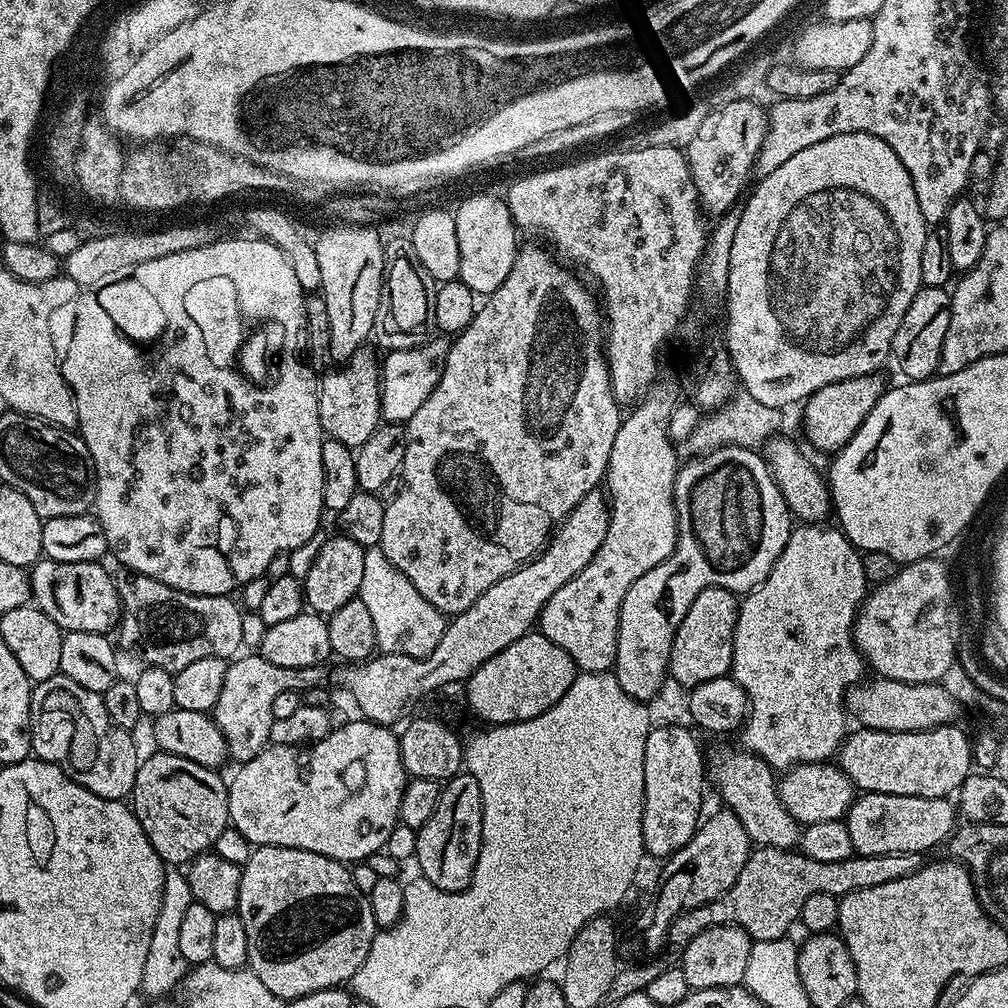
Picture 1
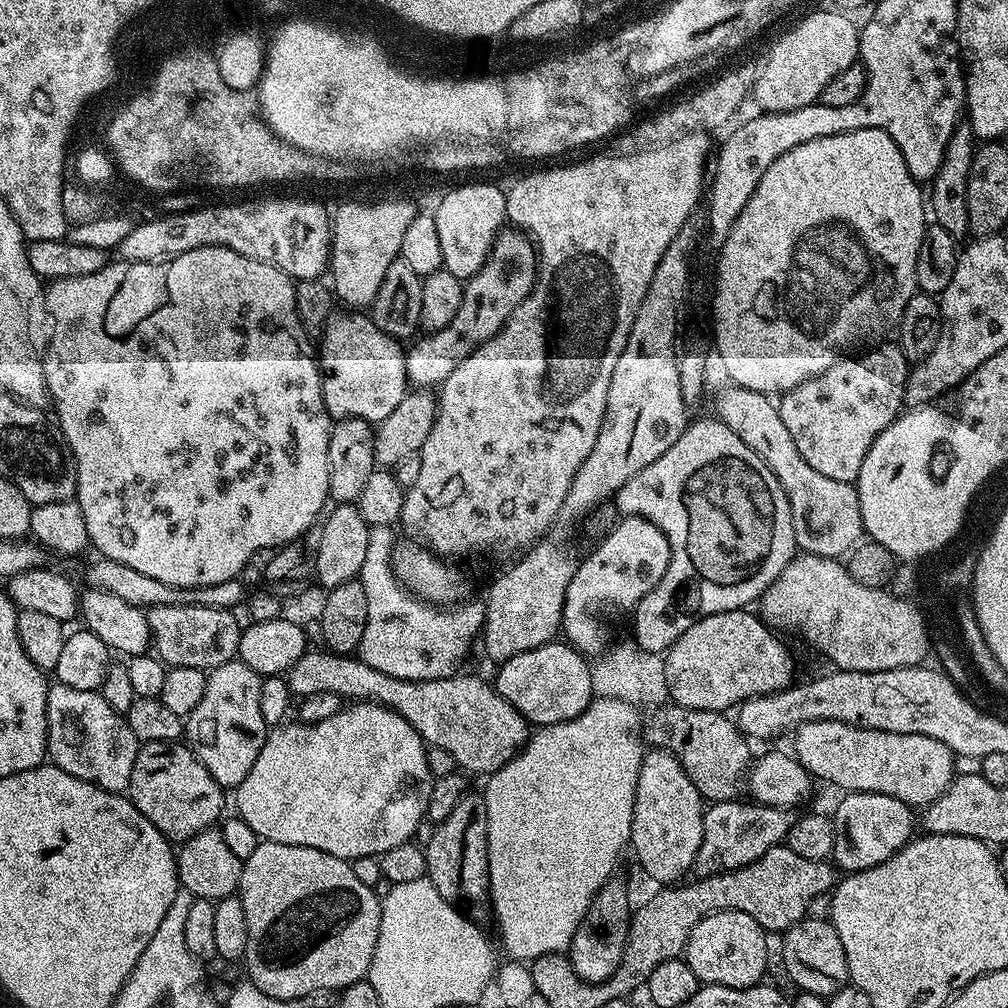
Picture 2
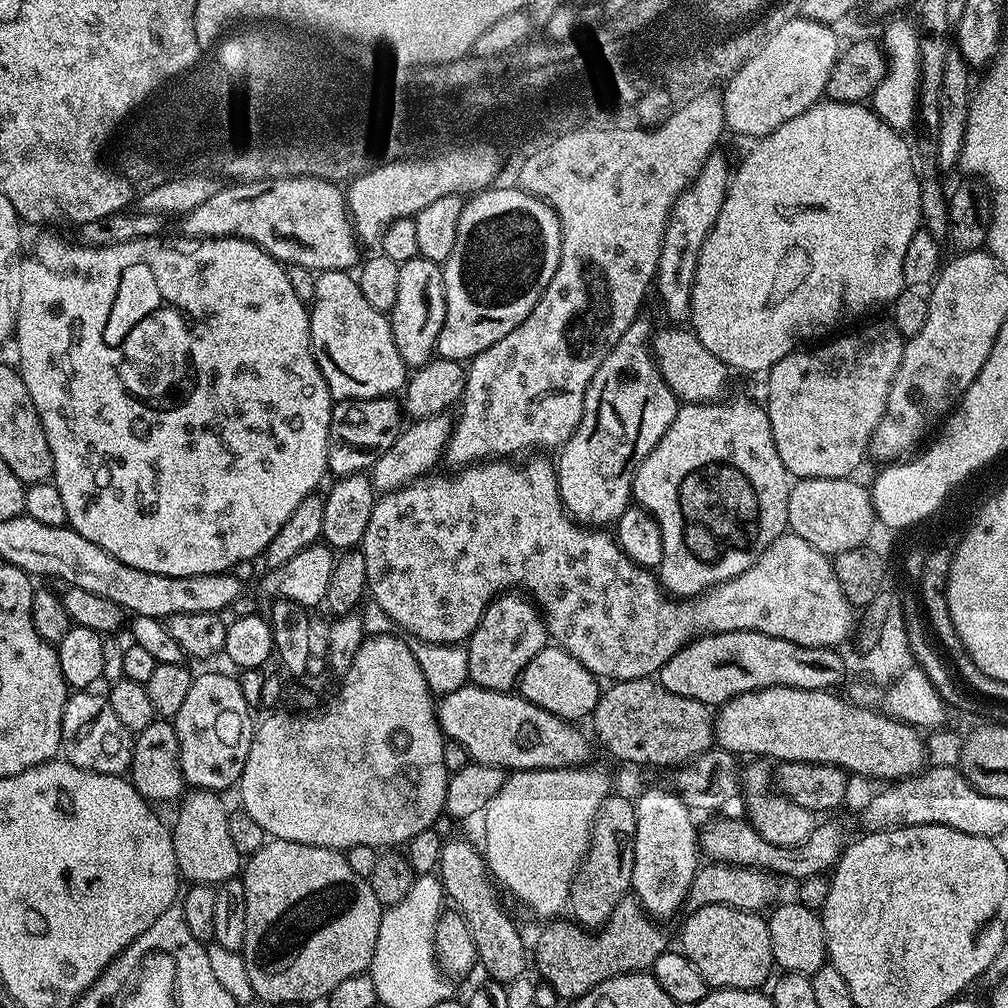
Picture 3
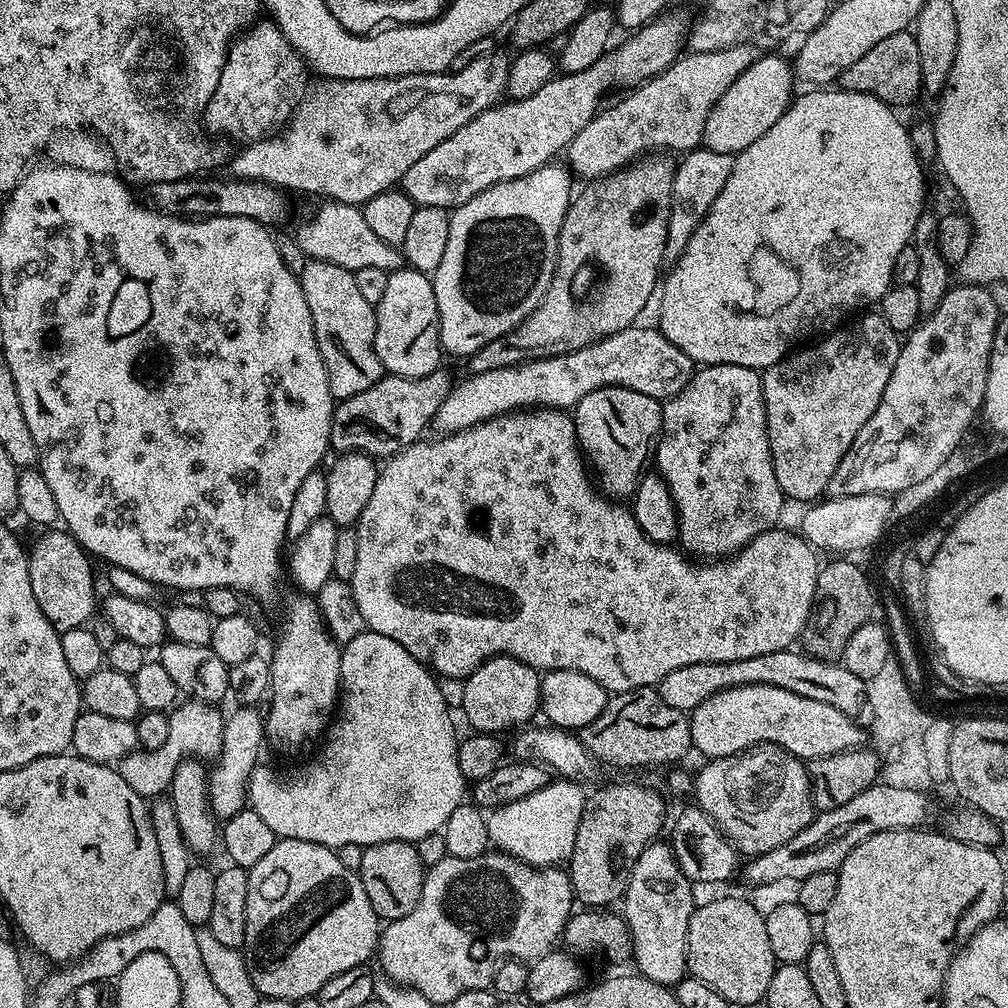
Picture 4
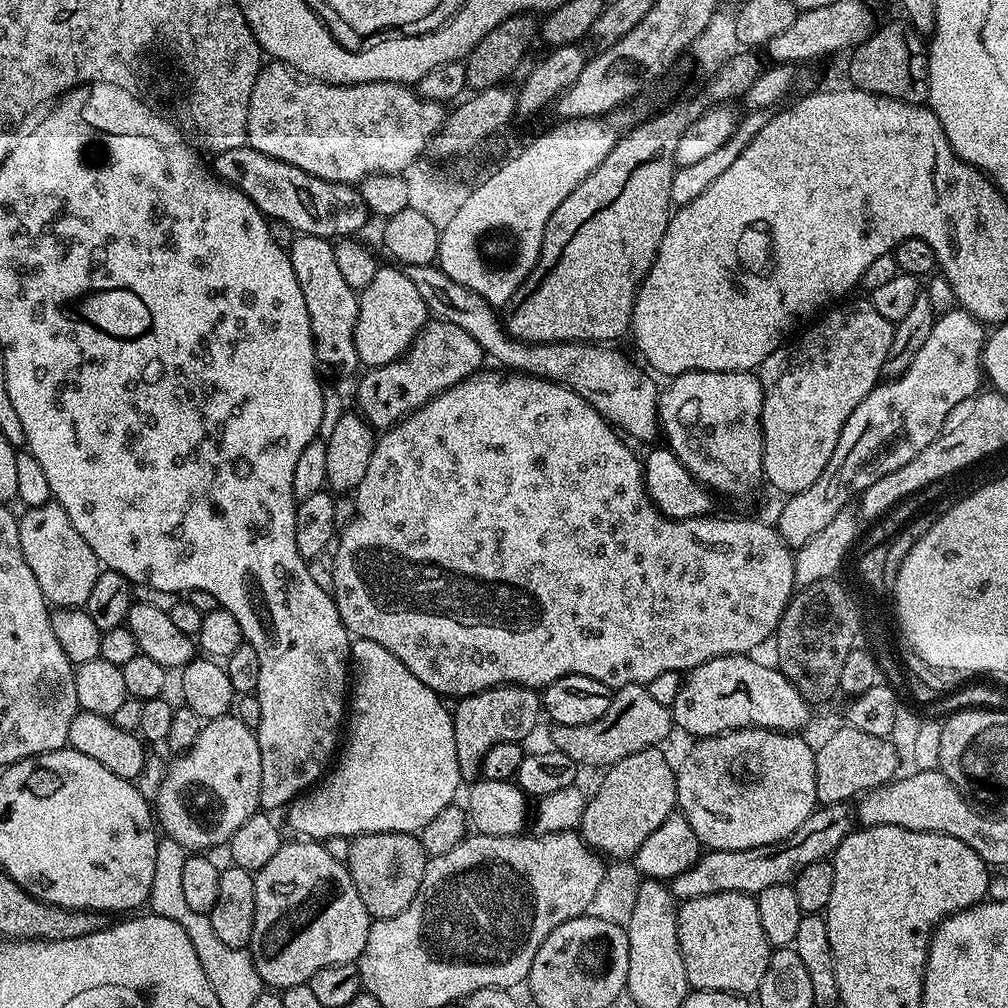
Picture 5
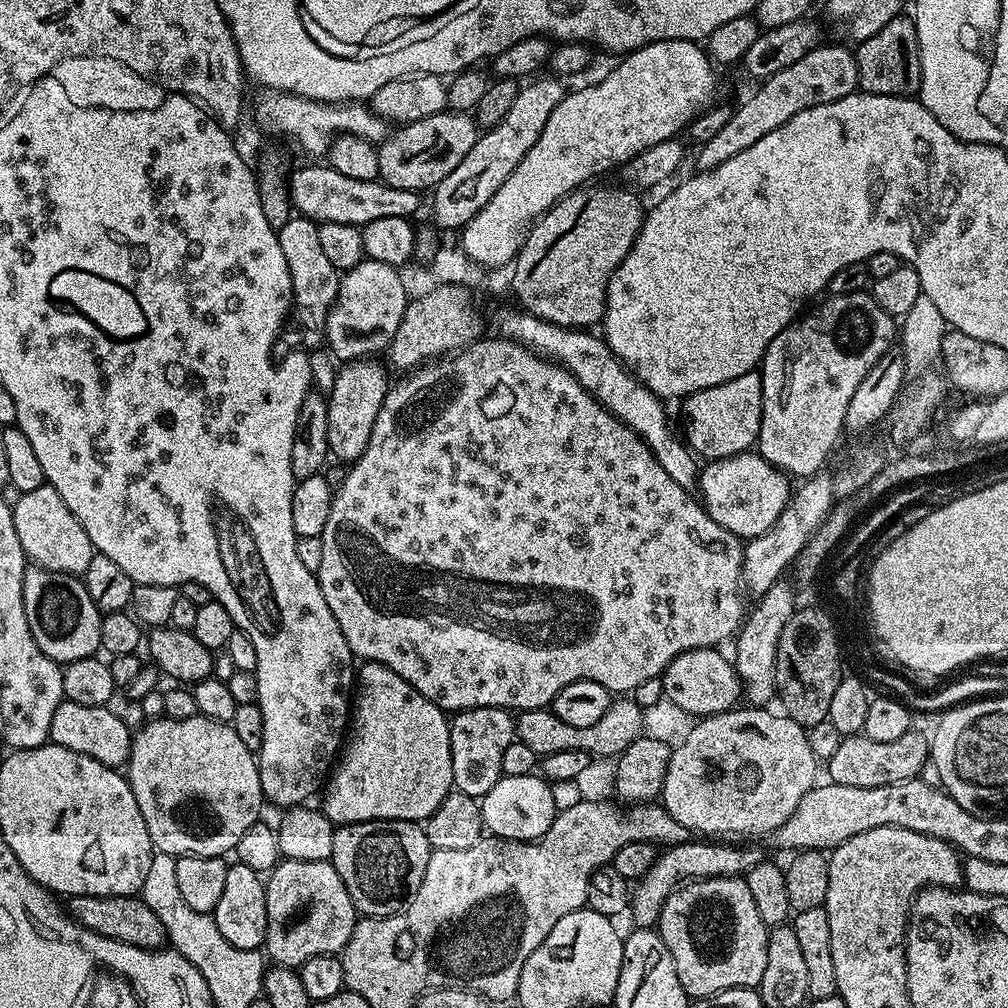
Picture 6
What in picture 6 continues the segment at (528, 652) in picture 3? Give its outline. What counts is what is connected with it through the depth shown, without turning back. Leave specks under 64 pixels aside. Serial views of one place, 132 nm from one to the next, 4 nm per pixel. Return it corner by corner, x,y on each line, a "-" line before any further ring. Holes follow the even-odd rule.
471,708
455,713
448,725
450,730
450,758
452,759
452,783
455,791
470,794
477,798
487,794
504,775
502,757
506,746
516,739
516,716
507,708

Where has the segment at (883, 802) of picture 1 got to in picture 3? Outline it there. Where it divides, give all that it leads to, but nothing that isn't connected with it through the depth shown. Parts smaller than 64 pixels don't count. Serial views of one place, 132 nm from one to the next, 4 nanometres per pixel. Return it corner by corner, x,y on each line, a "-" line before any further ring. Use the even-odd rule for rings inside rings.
720,818
710,828
702,832
702,852
705,857
717,863
730,864
733,867
759,868
777,878
793,876
796,882
811,876
823,876
835,869
836,863
844,855
850,837
844,833
844,828
838,821
828,818
817,823
814,834
802,846
783,848
766,842
755,827
742,818
-
732,819
732,820
728,820
-
740,819
740,820
736,820

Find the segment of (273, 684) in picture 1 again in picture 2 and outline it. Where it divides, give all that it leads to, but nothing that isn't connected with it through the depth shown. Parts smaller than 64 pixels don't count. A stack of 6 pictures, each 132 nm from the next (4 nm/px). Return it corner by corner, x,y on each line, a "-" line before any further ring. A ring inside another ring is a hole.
233,658
211,669
207,678
202,702
198,702
186,717
184,736
188,747
200,759
202,766
206,766
216,783
225,790
232,790
243,782
250,766
254,766
254,758
266,732
264,719
258,710
262,677
240,659

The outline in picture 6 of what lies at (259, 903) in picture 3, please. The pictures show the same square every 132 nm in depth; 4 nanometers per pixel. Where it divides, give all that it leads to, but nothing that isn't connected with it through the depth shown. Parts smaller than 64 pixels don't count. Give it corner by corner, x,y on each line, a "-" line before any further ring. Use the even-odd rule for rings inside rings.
281,859
267,873
264,889
266,938
263,951
273,965
299,969
301,964
318,954
335,956
343,953
346,942
350,942
358,913
331,862

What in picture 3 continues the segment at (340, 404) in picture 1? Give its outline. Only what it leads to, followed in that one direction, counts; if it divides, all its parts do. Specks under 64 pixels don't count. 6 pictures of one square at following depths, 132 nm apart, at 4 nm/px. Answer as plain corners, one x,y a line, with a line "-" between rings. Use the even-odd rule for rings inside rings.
347,271
319,273
316,277
314,298
310,301
308,321
316,364
326,378
333,401
373,400
379,396
392,396
405,387
406,365
394,342
392,321
385,313
374,310
370,302
366,302
355,275

